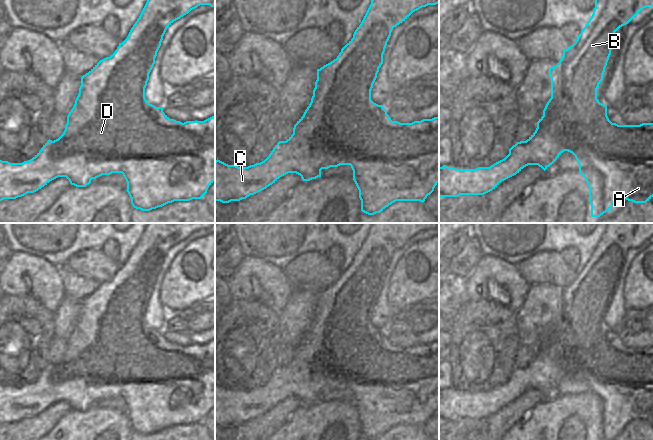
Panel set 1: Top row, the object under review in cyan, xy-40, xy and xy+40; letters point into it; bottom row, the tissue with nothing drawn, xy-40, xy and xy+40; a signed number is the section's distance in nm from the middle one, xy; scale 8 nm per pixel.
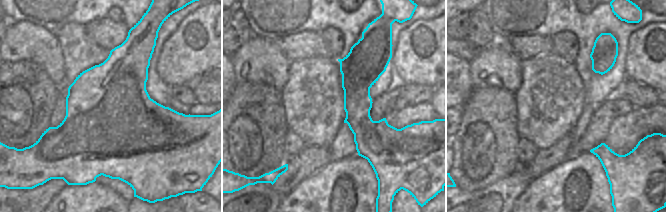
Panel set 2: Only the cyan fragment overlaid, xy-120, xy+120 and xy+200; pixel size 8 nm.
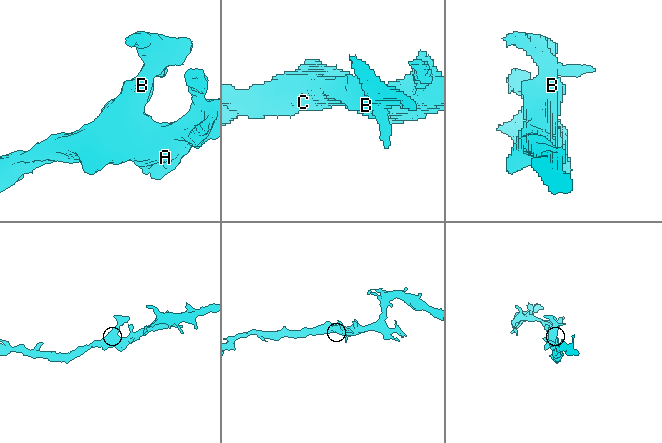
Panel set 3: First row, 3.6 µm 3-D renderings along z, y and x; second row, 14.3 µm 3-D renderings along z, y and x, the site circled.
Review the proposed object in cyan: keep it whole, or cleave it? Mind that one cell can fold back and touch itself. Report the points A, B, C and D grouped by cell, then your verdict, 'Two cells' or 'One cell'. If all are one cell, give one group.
Groups: A B C D. One cell.

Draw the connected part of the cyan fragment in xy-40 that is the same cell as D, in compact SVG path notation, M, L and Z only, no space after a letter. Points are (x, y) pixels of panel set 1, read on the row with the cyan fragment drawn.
M147 0L139 18L131 28L127 38L119 43L115 52L110 56L100 60L88 73L81 77L81 86L75 104L67 116L67 124L63 134L56 140L48 140L41 150L30 160L22 163L10 163L0 160L0 201L4 199L16 199L28 193L34 193L47 185L50 181L58 177L66 177L71 185L76 187L86 187L92 179L102 175L112 173L122 173L127 182L127 192L131 198L134 208L142 211L150 211L162 207L174 201L190 201L201 199L209 186L215 181L215 115L204 121L186 121L184 123L170 119L164 112L163 107L156 107L147 102L145 98L145 88L149 80L149 74L155 64L157 52L161 46L163 36L167 28L176 20L188 14L191 10L200 5L210 5L215 7L215 0Z

